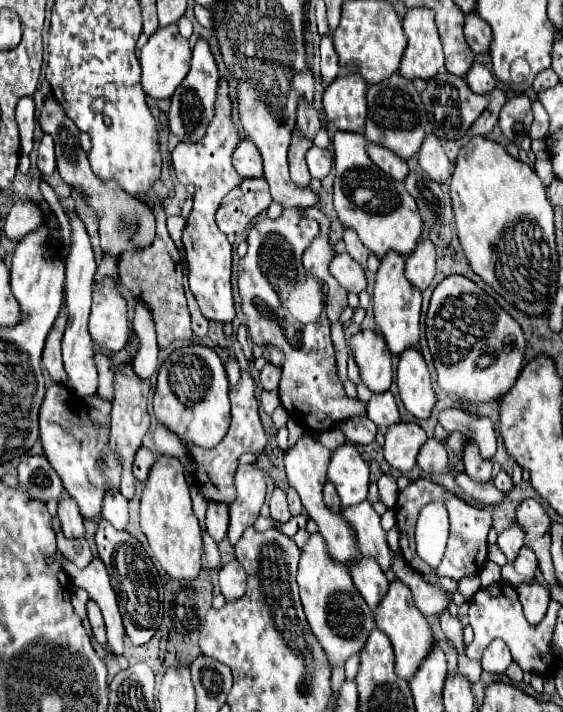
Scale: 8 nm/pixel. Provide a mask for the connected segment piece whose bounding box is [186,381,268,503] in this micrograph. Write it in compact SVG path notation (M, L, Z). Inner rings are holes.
M238 381L236 387L230 385L230 403L232 403L230 429L214 449L202 449L192 443L186 443L188 455L198 465L198 483L200 483L202 497L206 501L216 501L216 503L232 503L232 499L236 499L234 471L238 465L238 457L246 451L254 451L254 453L262 451L268 443L264 427L258 417L258 401L256 401L256 391L254 391L254 381Z

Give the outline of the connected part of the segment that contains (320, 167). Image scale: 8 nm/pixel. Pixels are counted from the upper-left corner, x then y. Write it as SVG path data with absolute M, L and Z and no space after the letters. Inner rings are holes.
M314 145L306 155L306 163L308 163L308 169L310 169L312 177L324 179L332 169L332 161L330 159L332 159L332 155L330 155L328 149L320 149L320 147Z

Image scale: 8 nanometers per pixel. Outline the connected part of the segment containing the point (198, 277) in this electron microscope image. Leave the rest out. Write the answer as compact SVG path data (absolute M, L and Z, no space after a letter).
M220 79L218 93L216 93L216 111L212 123L208 123L208 131L204 139L196 143L182 141L172 149L172 165L174 165L176 179L180 179L180 183L192 183L196 187L194 207L190 217L186 219L186 227L182 235L186 261L188 261L190 291L194 293L202 315L206 319L220 321L220 323L232 323L236 317L231 285L233 252L226 235L214 223L214 211L218 207L218 201L228 191L236 189L242 183L242 177L232 167L232 155L240 145L240 141L242 141L240 129L232 121L230 85L228 79Z

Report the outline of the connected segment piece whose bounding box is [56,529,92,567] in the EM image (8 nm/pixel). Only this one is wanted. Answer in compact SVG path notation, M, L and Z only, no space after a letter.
M58 529L56 531L56 541L58 541L58 549L60 553L70 559L72 563L76 563L78 567L84 567L92 561L92 553L90 553L90 545L84 537L80 539L68 539L64 537L64 533Z

